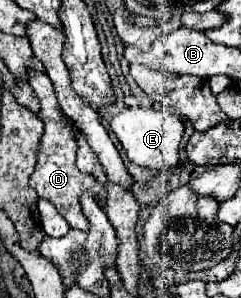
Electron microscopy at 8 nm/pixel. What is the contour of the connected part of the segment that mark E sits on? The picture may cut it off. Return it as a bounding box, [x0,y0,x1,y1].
[110,107,184,169]

